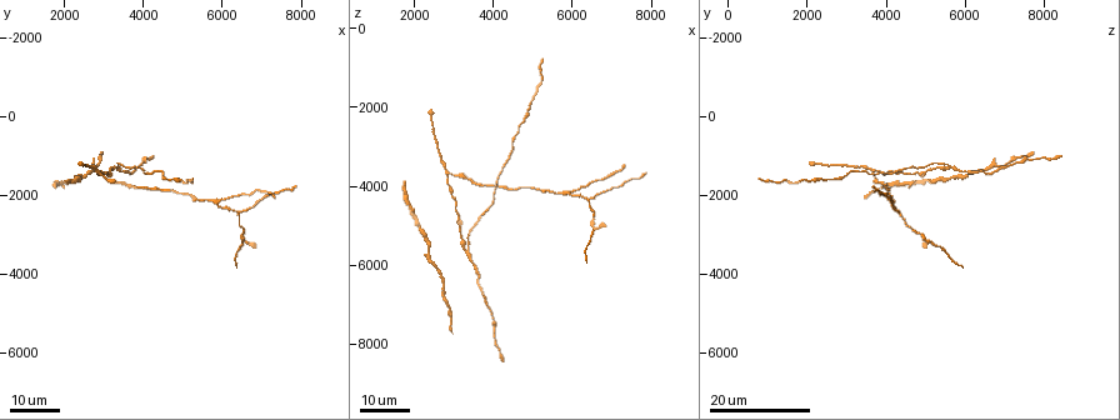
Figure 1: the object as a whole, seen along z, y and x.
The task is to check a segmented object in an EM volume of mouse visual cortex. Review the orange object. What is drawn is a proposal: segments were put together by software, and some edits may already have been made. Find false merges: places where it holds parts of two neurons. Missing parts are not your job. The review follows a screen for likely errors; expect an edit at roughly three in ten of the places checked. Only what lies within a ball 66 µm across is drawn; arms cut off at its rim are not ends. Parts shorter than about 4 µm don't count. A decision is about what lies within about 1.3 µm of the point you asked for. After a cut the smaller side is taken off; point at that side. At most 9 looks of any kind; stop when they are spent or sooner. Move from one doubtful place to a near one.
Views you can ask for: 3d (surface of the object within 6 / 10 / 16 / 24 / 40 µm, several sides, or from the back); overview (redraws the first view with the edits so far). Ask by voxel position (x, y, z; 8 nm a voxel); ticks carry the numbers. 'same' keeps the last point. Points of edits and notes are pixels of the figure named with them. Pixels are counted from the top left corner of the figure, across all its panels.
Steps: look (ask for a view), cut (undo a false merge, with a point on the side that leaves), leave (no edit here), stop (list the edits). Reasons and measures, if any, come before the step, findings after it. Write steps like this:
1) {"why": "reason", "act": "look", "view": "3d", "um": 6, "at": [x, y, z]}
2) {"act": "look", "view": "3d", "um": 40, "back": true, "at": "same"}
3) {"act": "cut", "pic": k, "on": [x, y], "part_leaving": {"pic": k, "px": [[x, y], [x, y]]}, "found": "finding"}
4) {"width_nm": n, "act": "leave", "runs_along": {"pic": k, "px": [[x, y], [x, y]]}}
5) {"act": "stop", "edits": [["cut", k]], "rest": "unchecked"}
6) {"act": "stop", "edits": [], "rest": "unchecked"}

{"why": "a fork", "act": "look", "view": "3d", "um": 24, "at": [6450, 2500, 4300]}

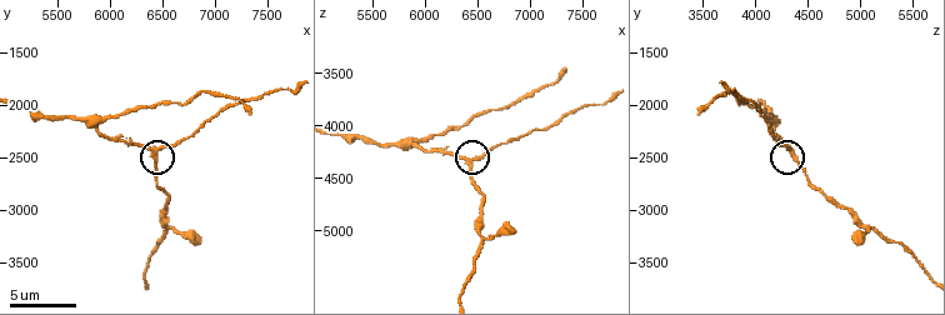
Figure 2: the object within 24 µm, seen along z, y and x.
{"why": "closer look", "act": "look", "view": "3d", "um": 6, "at": [6440, 2460, 4340]}

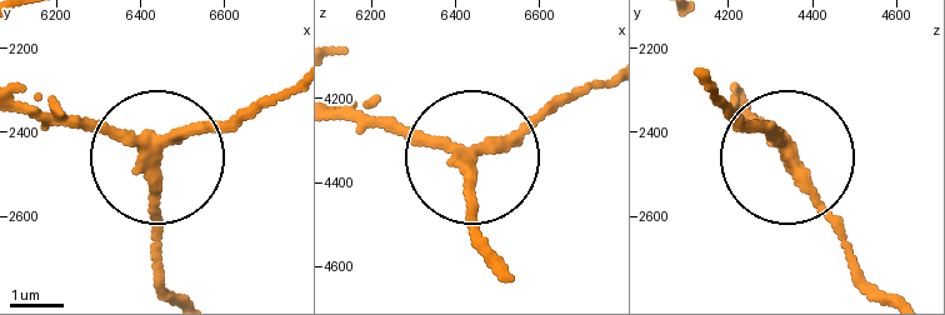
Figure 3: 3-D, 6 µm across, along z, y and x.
{"act": "cut", "pic": 3, "on": [159, 211], "part_leaving": {"pic": 3, "px": [[141, 151], [160, 281]]}, "found": "two neurons meet here"}

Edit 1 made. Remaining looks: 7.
{"why": "three arms meet", "act": "look", "view": "3d", "um": 10, "at": [5860, 2200, 4160]}

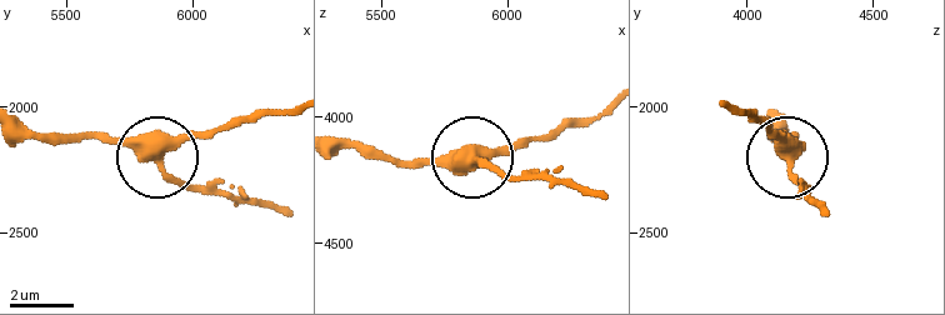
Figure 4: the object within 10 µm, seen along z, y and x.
{"arms": 3, "act": "leave", "runs_along": {"pic": 4, "px": [[20, 125], [133, 139], [235, 205]]}, "found": "one neuron here"}

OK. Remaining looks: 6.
{"why": "calibre changes", "act": "look", "view": "3d", "um": 16, "at": [4400, 1900, 4100]}

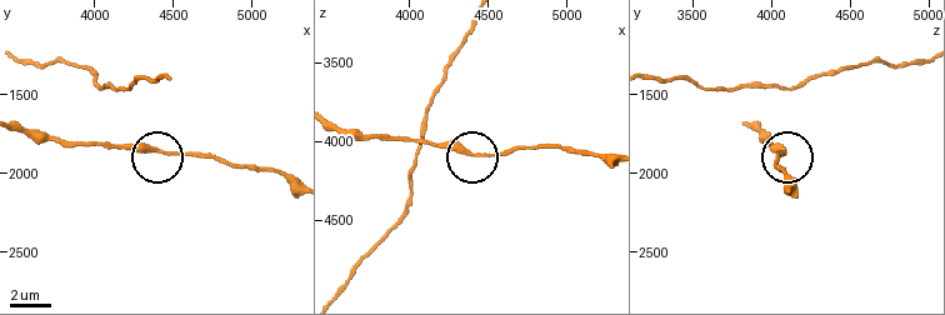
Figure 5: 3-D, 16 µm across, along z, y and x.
{"act": "look", "view": "3d", "um": 10, "at": [4360, 1860, 4080]}

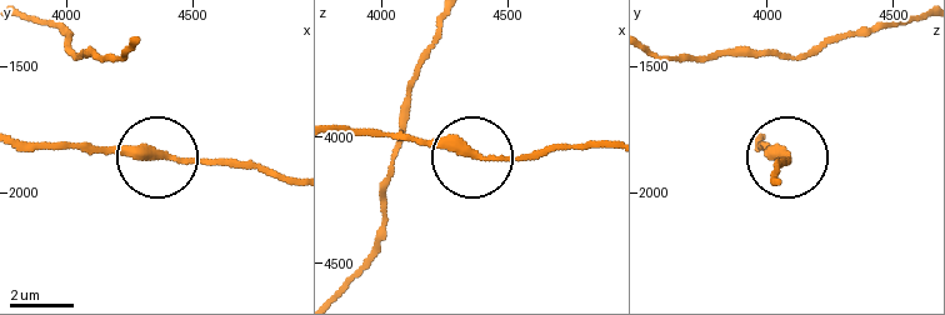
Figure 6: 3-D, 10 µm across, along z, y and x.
{"act": "leave", "found": "one neuron here"}

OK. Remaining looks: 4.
{"why": "thin neck", "act": "look", "view": "3d", "um": 16, "at": [3350, 1650, 3800]}

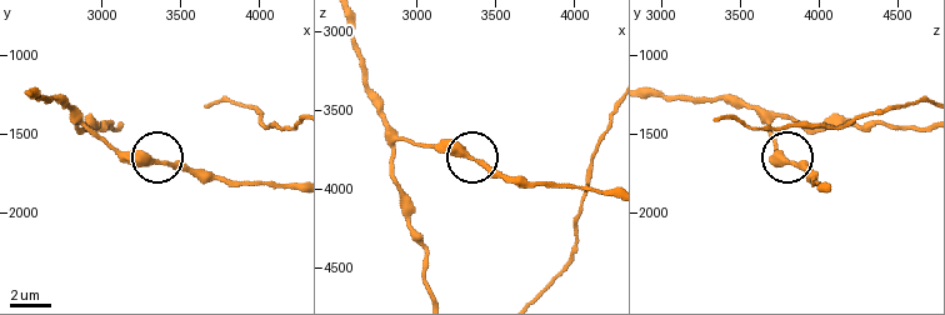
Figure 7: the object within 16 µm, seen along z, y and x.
{"why": "zoom in", "act": "look", "view": "3d", "um": 6, "at": [3420, 1700, 3840]}

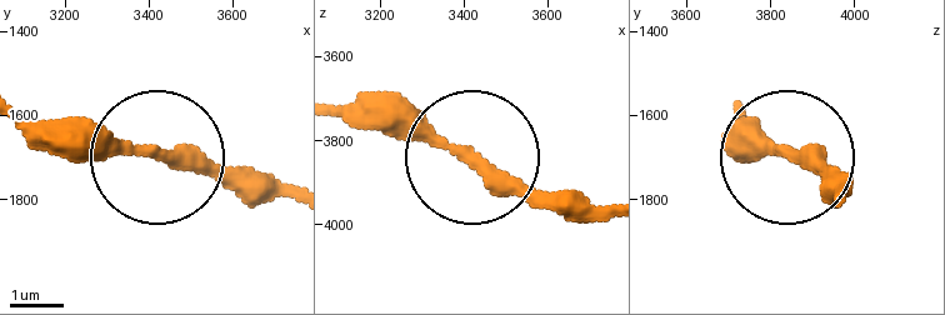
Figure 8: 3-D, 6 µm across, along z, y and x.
{"act": "leave", "runs_along": {"pic": 8, "px": [[26, 113], [214, 161], [250, 193]]}, "found": "one neuron here"}

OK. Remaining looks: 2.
{"why": "three arms meet", "act": "look", "view": "3d", "um": 16, "at": [2850, 1350, 3650]}

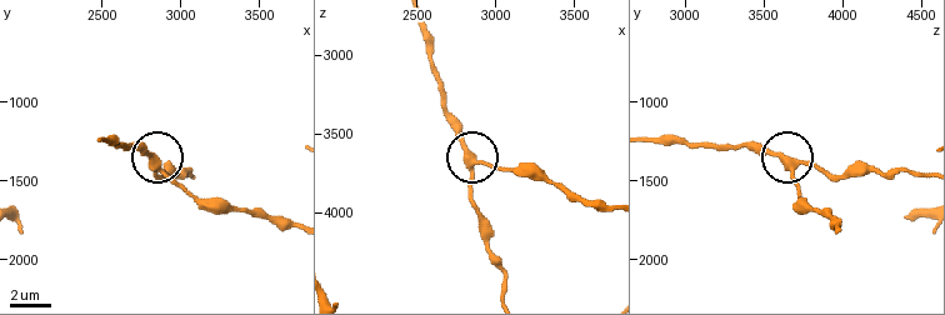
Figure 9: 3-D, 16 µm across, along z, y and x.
{"act": "look", "view": "3d", "um": 10, "at": [2860, 1400, 3660]}

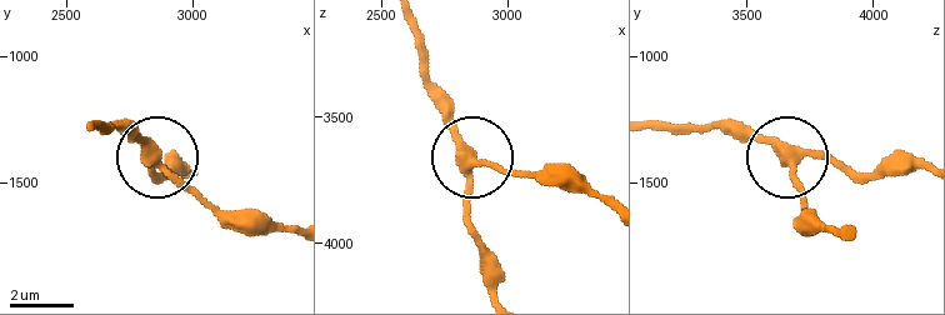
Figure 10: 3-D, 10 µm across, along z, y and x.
{"side_arm_um": 15, "act": "leave", "runs_along": {"pic": 10, "px": [[920, 168], [856, 171], [800, 151], [784, 155], [730, 123]]}, "found": "all the same neuron"}

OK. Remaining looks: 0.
{"act": "stop", "edits": [["cut", 3]], "rest": "unchecked"}

